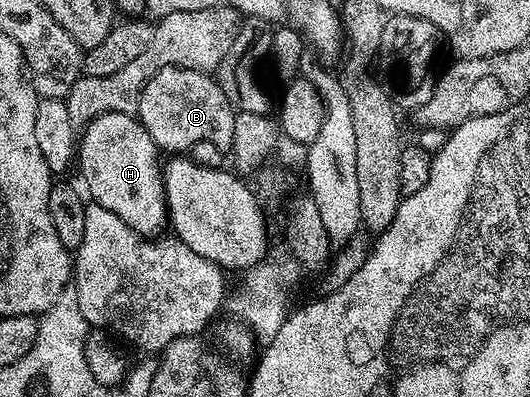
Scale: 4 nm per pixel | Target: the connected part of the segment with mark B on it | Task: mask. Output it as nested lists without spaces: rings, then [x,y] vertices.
[[[165,67],[151,77],[148,85],[144,85],[144,93],[140,93],[136,117],[162,153],[189,152],[196,141],[212,141],[221,151],[229,152],[236,126],[236,112],[228,97],[224,97],[224,89],[220,89],[217,78],[183,67]]]

